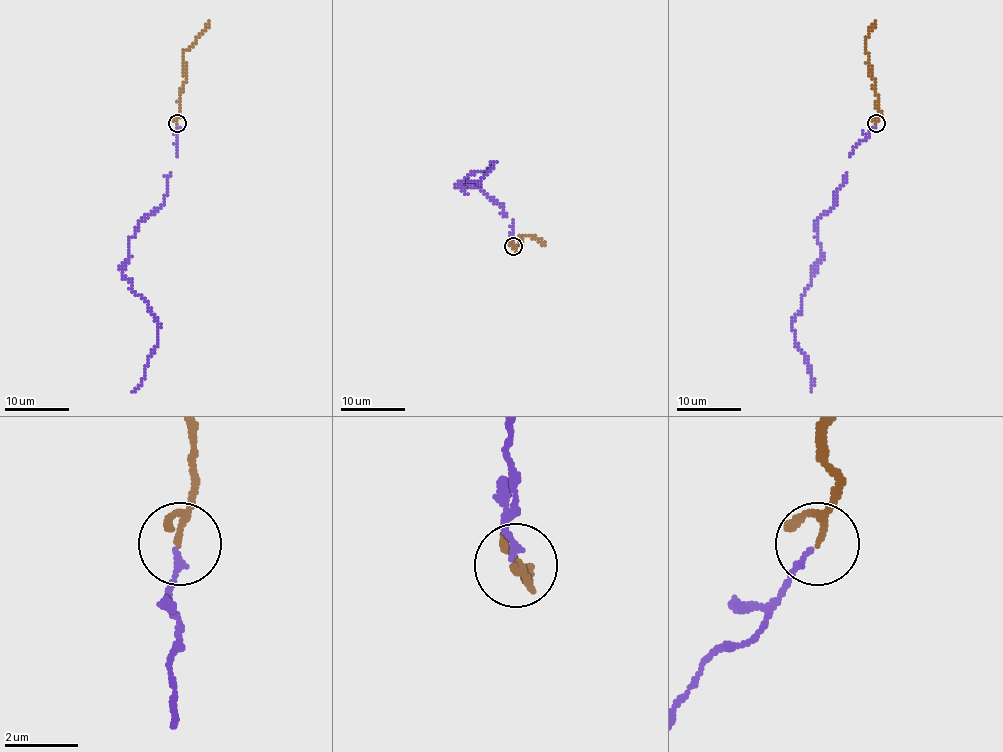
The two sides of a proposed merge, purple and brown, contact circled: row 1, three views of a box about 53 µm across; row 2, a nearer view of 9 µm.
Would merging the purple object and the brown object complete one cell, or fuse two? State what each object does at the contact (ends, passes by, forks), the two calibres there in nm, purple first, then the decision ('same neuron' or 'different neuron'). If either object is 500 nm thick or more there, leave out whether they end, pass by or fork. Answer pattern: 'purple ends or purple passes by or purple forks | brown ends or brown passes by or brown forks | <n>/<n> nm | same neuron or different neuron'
purple ends | brown passes by | 140/130 nm | same neuron

